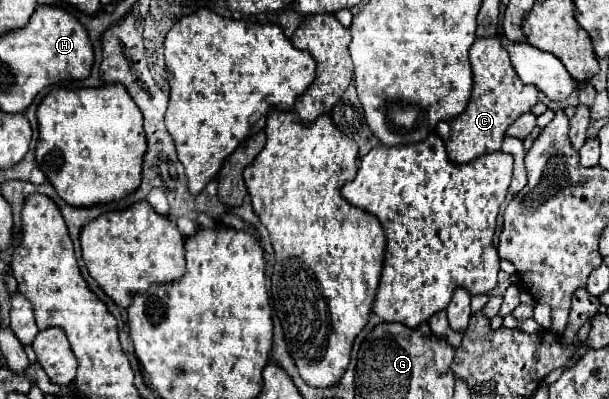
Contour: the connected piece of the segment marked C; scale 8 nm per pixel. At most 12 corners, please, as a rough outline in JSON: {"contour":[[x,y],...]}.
{"contour":[[498,36],[470,48],[466,110],[436,126],[448,158],[500,150],[538,102]]}

